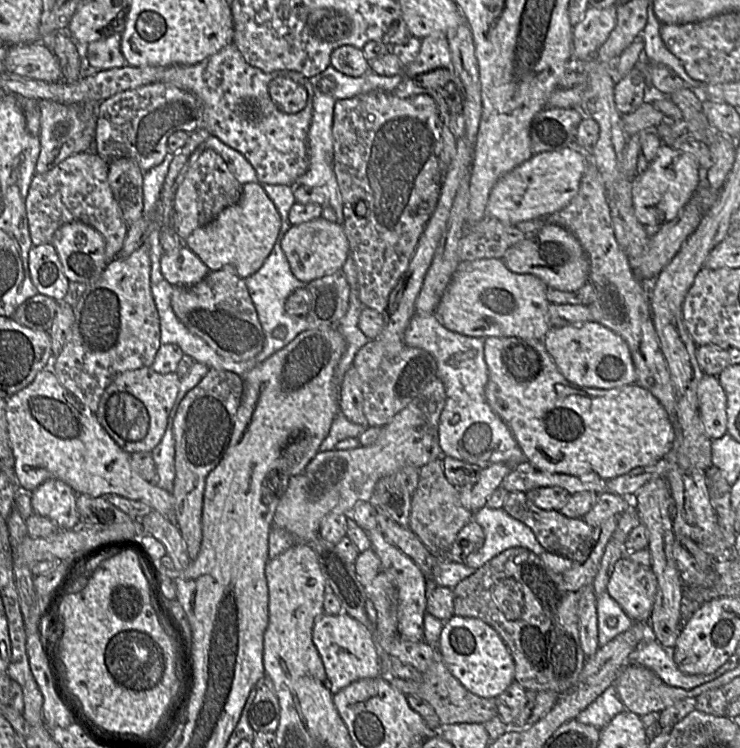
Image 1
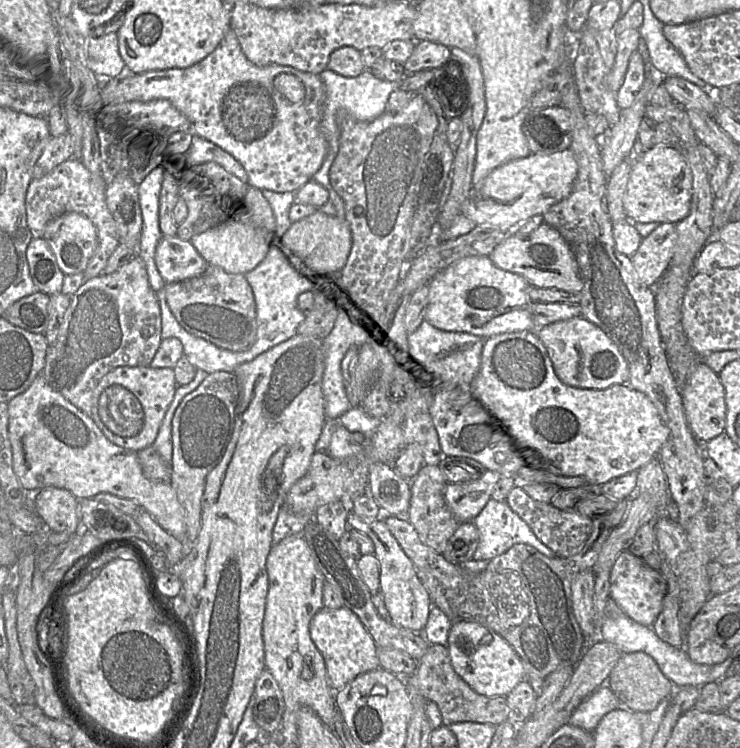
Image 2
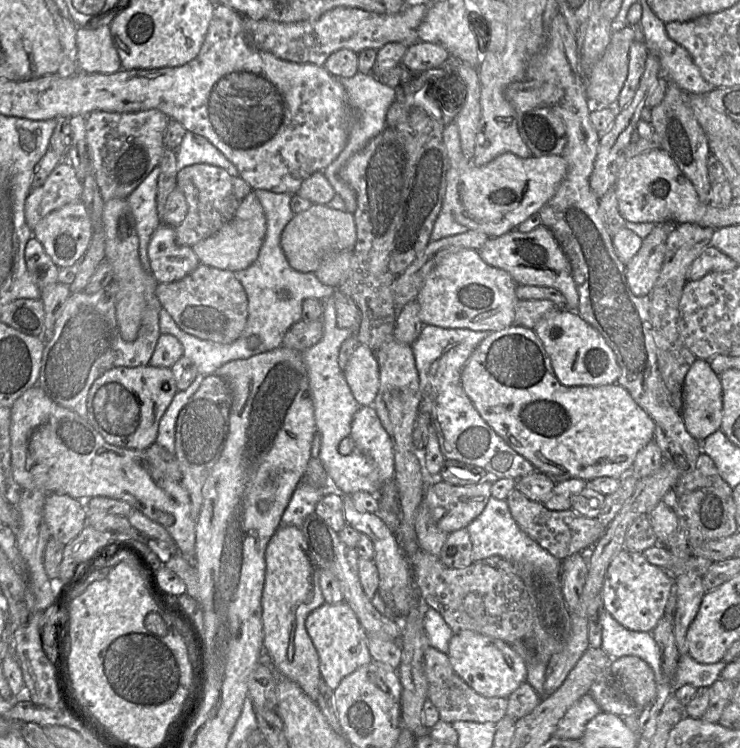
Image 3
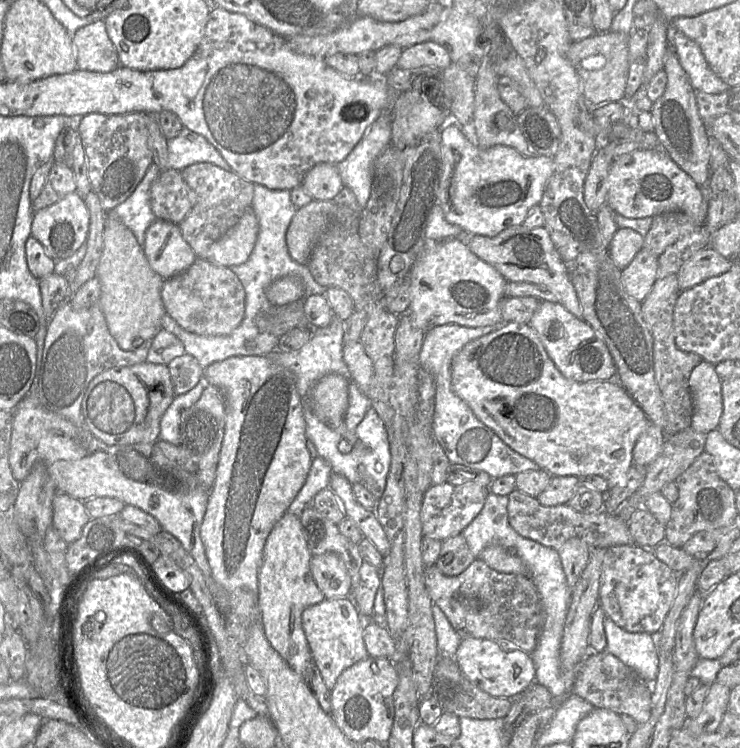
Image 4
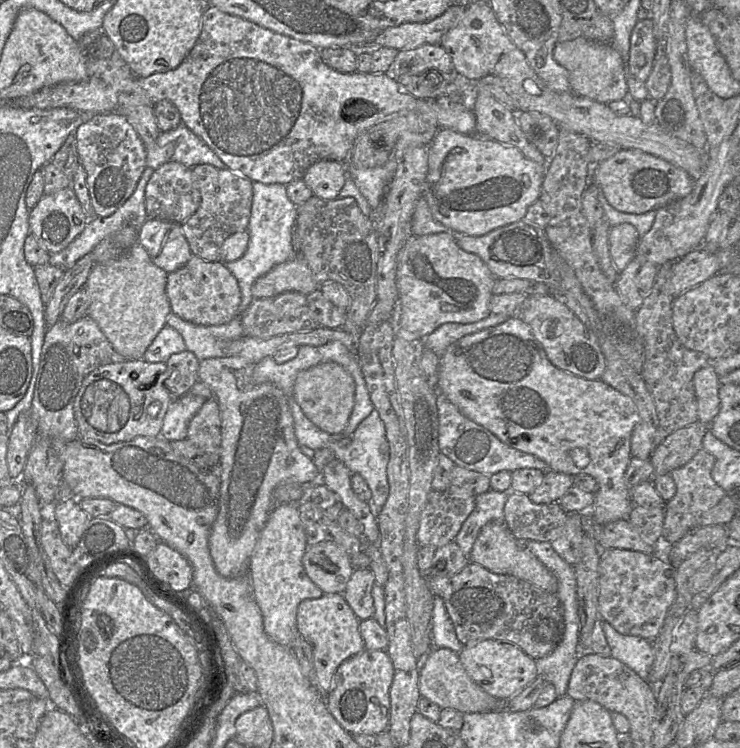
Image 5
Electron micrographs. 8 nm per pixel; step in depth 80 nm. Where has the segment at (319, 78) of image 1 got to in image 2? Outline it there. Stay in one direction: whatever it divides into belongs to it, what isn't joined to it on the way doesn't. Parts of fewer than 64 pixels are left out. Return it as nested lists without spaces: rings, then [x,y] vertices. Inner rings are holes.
[[[326,69],[319,76],[325,90],[320,129],[327,141],[328,151],[321,167],[312,179],[328,190],[329,200],[335,205],[337,210],[336,215],[345,219],[344,201],[333,189],[329,177],[330,168],[339,151],[342,123],[345,119],[370,121],[382,115],[386,112],[386,105],[390,94],[399,88],[400,82],[381,80],[374,76],[370,70],[365,70],[357,77],[345,77],[330,69]]]

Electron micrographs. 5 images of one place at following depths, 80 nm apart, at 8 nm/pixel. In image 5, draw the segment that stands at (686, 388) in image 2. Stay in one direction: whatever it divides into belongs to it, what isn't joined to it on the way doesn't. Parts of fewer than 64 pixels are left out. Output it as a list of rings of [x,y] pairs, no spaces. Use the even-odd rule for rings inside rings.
[[[709,363],[695,372],[693,382],[698,404],[698,420],[710,425],[720,410],[720,376]]]

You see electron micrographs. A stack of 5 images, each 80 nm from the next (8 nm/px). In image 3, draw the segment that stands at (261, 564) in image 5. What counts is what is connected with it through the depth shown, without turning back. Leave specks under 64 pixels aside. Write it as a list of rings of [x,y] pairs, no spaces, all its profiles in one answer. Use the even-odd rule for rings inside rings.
[[[280,526],[265,552],[266,573],[262,593],[263,649],[277,674],[296,682],[314,701],[321,681],[318,652],[308,635],[307,616],[324,604],[318,569],[312,563],[304,535],[295,526]]]

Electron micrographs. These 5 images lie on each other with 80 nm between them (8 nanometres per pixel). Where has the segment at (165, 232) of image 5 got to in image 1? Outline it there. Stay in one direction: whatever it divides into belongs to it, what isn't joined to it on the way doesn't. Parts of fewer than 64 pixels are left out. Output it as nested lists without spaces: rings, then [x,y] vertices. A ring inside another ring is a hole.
[[[185,245],[177,251],[164,252],[161,257],[161,272],[173,287],[192,286],[202,281],[210,273],[210,269]]]

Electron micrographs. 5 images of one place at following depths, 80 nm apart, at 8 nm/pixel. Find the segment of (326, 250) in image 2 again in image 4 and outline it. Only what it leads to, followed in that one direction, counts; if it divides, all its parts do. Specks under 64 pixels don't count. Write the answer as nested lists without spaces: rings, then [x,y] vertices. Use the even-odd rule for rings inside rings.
[[[313,199],[296,210],[286,233],[286,243],[290,256],[299,264],[307,264],[320,234],[338,209],[330,201]]]

